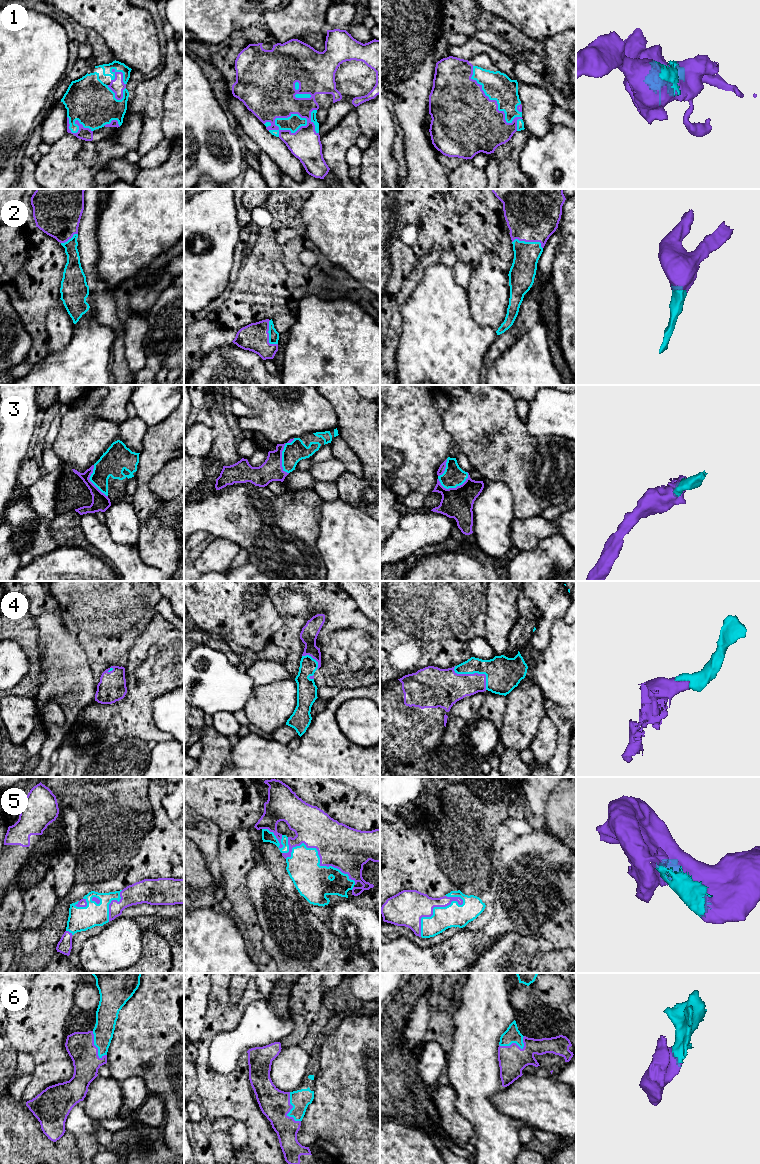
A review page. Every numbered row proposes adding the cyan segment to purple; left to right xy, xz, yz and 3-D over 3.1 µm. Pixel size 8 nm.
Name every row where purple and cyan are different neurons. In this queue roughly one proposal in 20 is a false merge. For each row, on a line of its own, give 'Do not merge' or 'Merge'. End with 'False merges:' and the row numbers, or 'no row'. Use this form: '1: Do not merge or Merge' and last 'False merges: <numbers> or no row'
1: Merge
2: Merge
3: Merge
4: Merge
5: Merge
6: Merge
False merges: no row

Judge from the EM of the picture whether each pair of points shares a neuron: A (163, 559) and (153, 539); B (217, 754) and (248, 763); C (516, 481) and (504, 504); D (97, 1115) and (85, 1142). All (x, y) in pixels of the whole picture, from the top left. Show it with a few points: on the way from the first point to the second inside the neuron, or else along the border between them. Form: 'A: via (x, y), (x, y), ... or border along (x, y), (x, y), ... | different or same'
A: via (163, 554), (157, 544) | same
B: border along (231, 747), (230, 763), (227, 766) | different
C: border along (491, 480), (503, 482), (509, 489), (514, 515) | different
D: border along (82, 1104), (85, 1112), (96, 1123) | different

